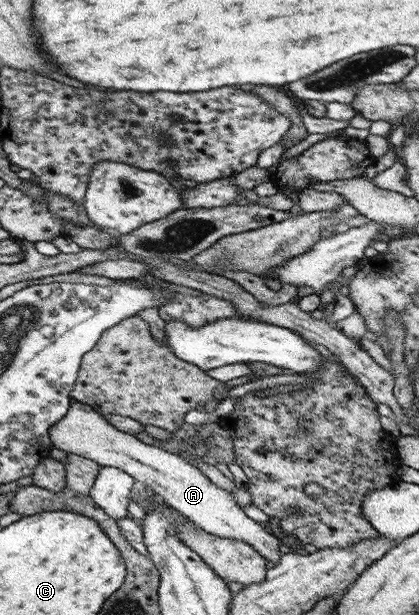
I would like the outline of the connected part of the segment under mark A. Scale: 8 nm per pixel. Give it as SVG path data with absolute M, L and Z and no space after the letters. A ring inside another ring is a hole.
M72 401L67 414L49 428L49 437L52 445L64 452L93 460L100 466L123 470L137 481L145 483L166 504L205 532L220 538L243 540L265 557L269 565L274 566L279 562L284 551L280 540L239 507L231 490L211 482L207 474L203 474L195 464L187 462L185 457L144 443L136 435L117 430L100 413L79 401Z

